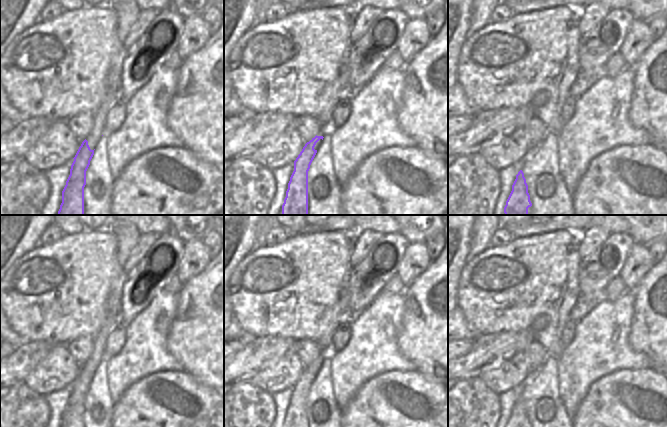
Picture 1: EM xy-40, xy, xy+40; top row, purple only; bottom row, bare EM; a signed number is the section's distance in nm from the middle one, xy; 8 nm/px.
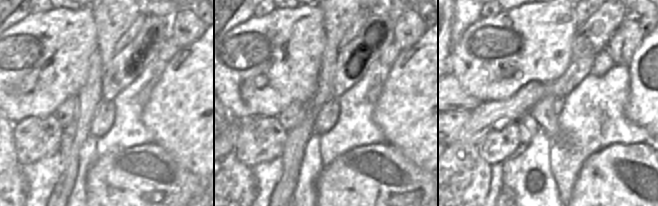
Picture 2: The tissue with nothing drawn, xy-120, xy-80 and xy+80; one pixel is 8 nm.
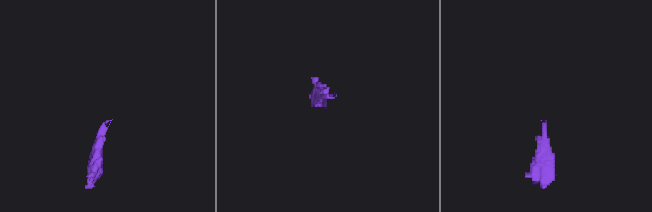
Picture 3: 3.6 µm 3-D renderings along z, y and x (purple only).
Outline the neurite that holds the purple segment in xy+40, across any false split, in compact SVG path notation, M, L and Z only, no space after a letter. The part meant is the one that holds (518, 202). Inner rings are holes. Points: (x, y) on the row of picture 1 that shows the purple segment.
M522 170L516 175L512 191L504 207L505 215L528 215L528 208L532 206L528 185Z

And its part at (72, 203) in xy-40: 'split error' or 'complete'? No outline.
split error

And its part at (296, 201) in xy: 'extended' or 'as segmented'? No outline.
extended

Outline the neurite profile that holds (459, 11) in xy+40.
M448 0L448 88L456 83L460 49L468 37L474 0Z

